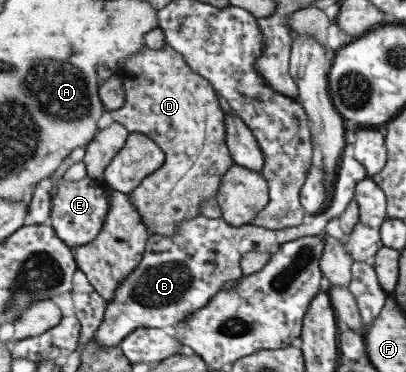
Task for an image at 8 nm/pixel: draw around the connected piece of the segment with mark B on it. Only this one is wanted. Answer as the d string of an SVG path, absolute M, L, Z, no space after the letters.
M346 143L334 176L330 206L313 215L309 224L303 222L299 226L267 230L251 224L232 227L221 218L211 219L199 215L182 220L172 237L149 235L141 260L117 285L112 299L106 302L100 326L97 326L92 335L95 345L117 347L135 328L174 327L210 302L225 281L233 281L242 276L239 261L245 253L253 250L273 252L289 240L322 234L325 224L332 218L337 218L353 200L357 182L366 177L365 167L353 158L350 144Z

